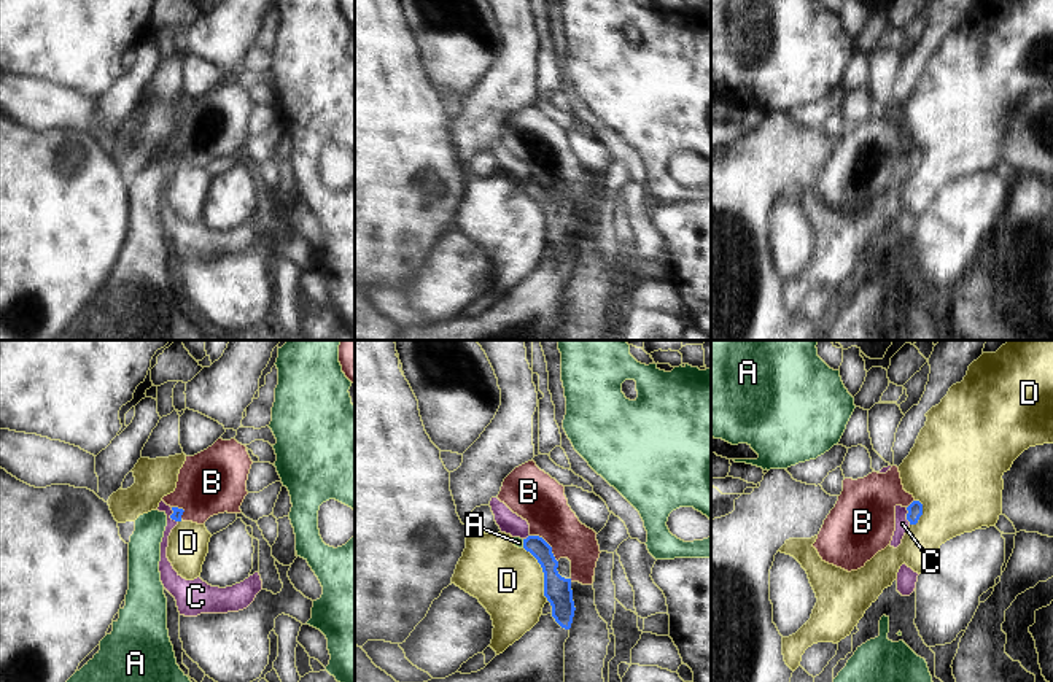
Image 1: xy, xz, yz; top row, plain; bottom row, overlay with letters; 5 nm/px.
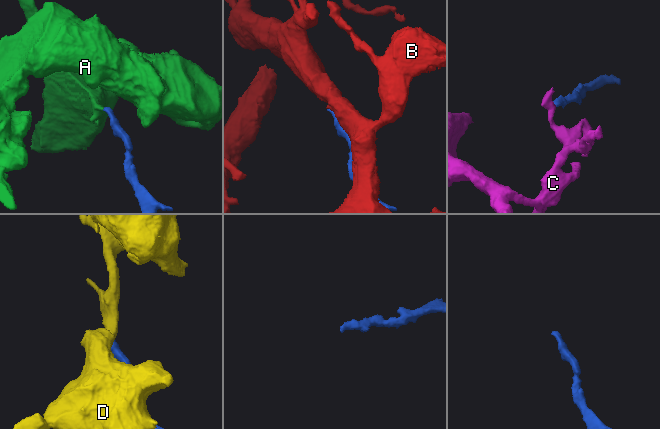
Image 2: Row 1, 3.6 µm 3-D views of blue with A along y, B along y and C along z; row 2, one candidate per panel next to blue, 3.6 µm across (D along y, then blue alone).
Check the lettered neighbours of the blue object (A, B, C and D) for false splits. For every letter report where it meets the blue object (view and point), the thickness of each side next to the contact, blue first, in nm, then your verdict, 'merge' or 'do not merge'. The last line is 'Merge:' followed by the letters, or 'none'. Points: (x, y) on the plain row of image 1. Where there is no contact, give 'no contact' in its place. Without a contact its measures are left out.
A: contact xz (524, 186); calibres 100 and 50 nm; merge
B: contact xz (547, 188); calibres 140 and 260 nm; do not merge
C: contact yz (907, 159); calibres 80 and 70 nm; do not merge
D: contact xz (543, 215); calibres 140 and 360 nm; do not merge
Merge: A

